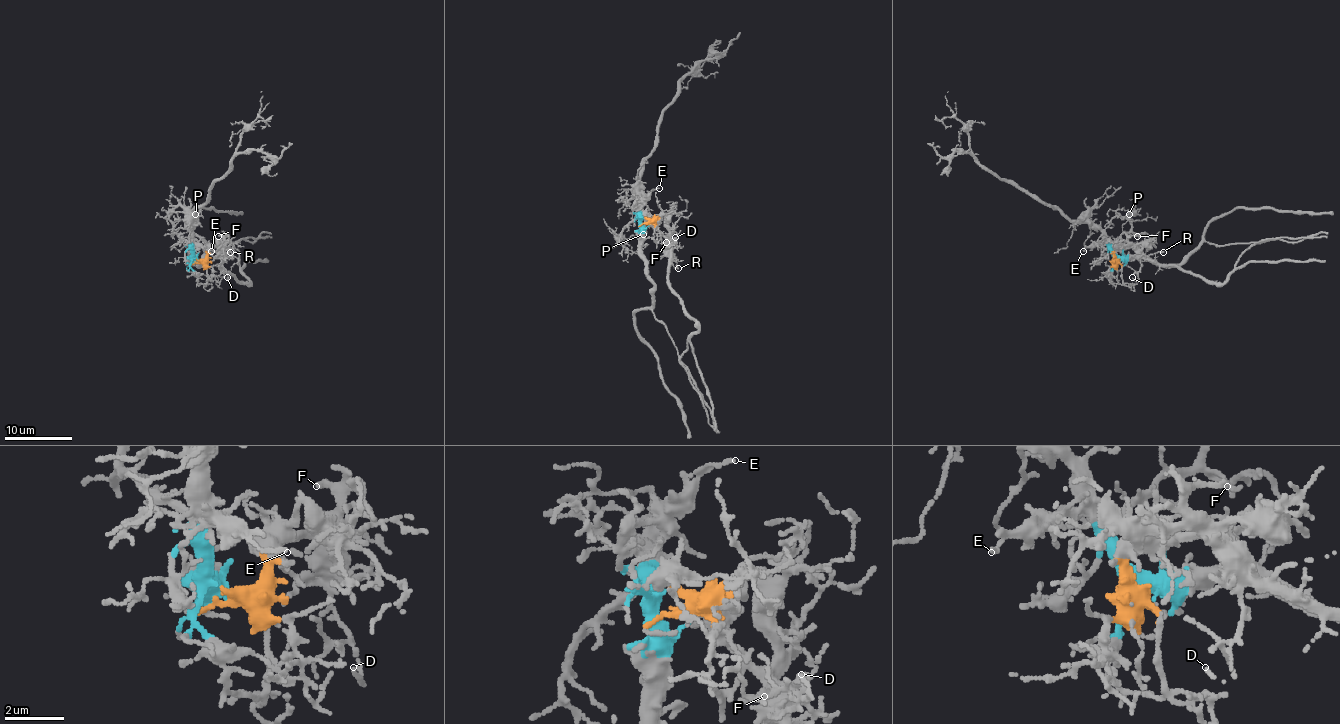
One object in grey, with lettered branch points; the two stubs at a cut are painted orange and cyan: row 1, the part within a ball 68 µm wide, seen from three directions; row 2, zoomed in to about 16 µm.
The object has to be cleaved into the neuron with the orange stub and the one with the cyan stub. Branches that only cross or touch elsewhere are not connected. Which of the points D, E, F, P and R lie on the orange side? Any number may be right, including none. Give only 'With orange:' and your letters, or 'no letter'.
With orange: D, F, R

